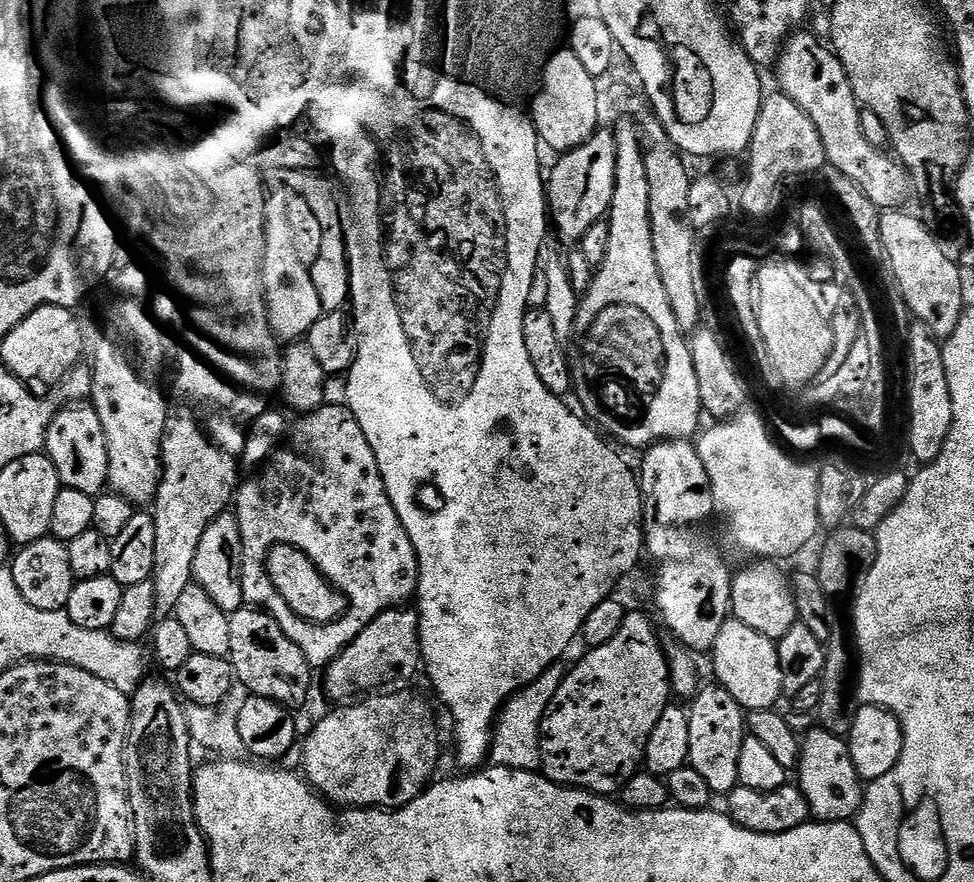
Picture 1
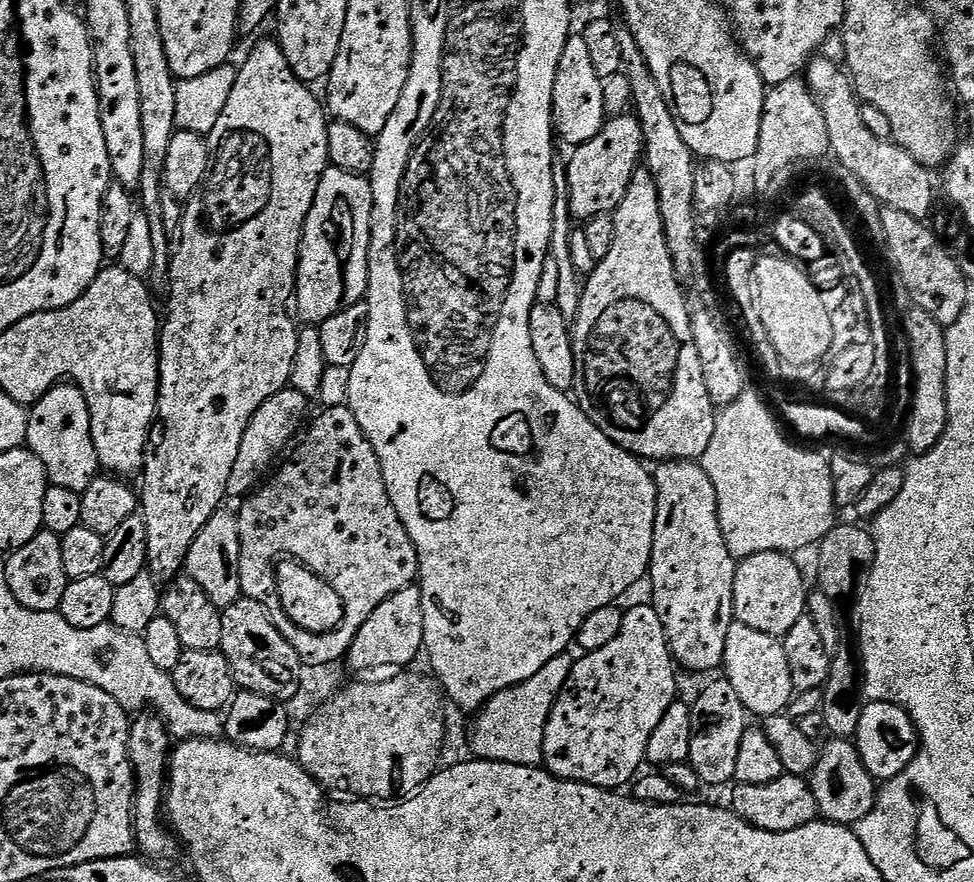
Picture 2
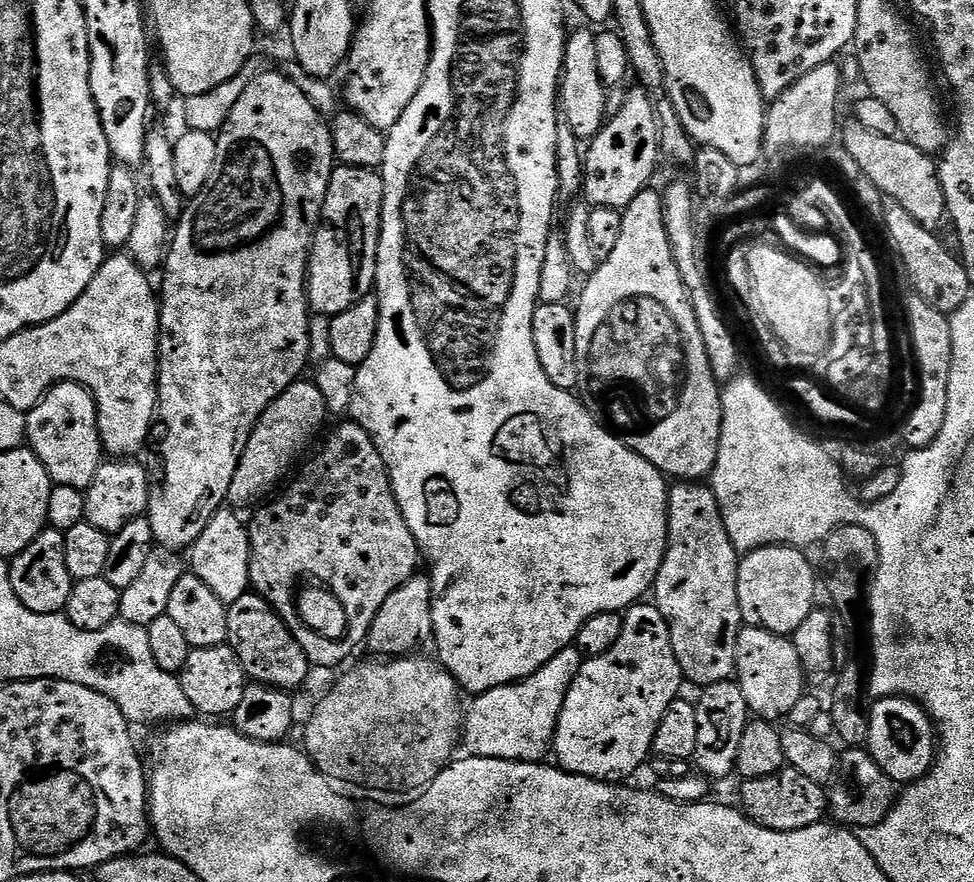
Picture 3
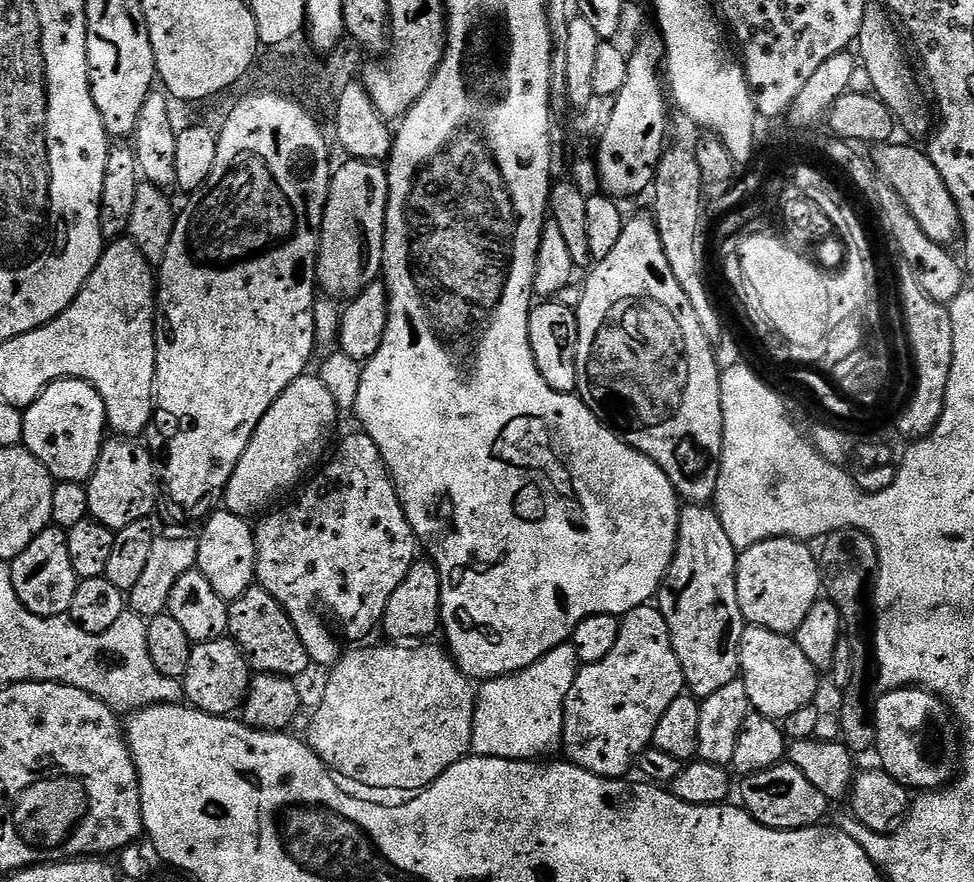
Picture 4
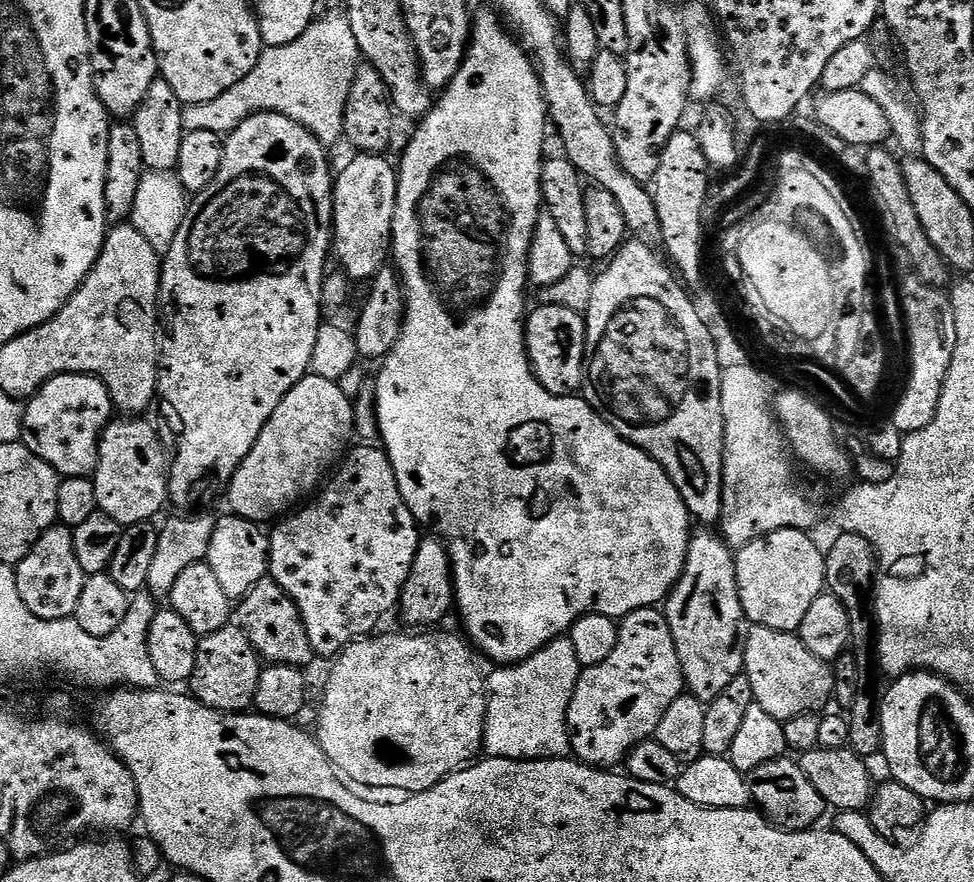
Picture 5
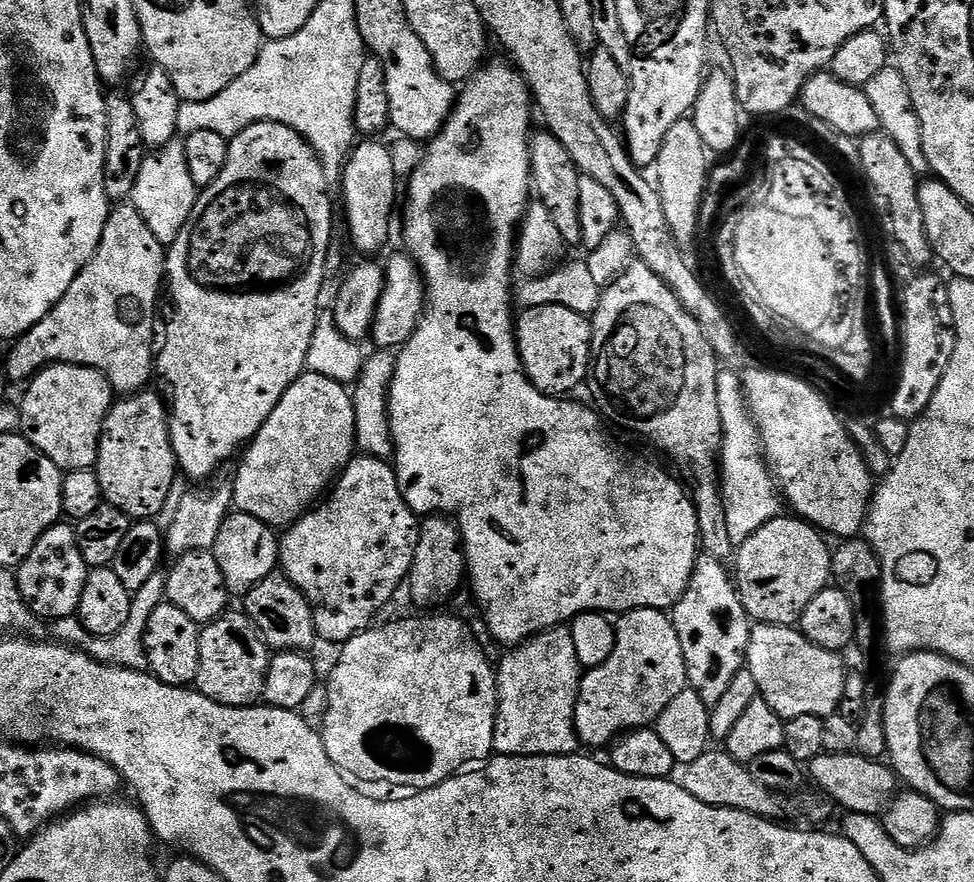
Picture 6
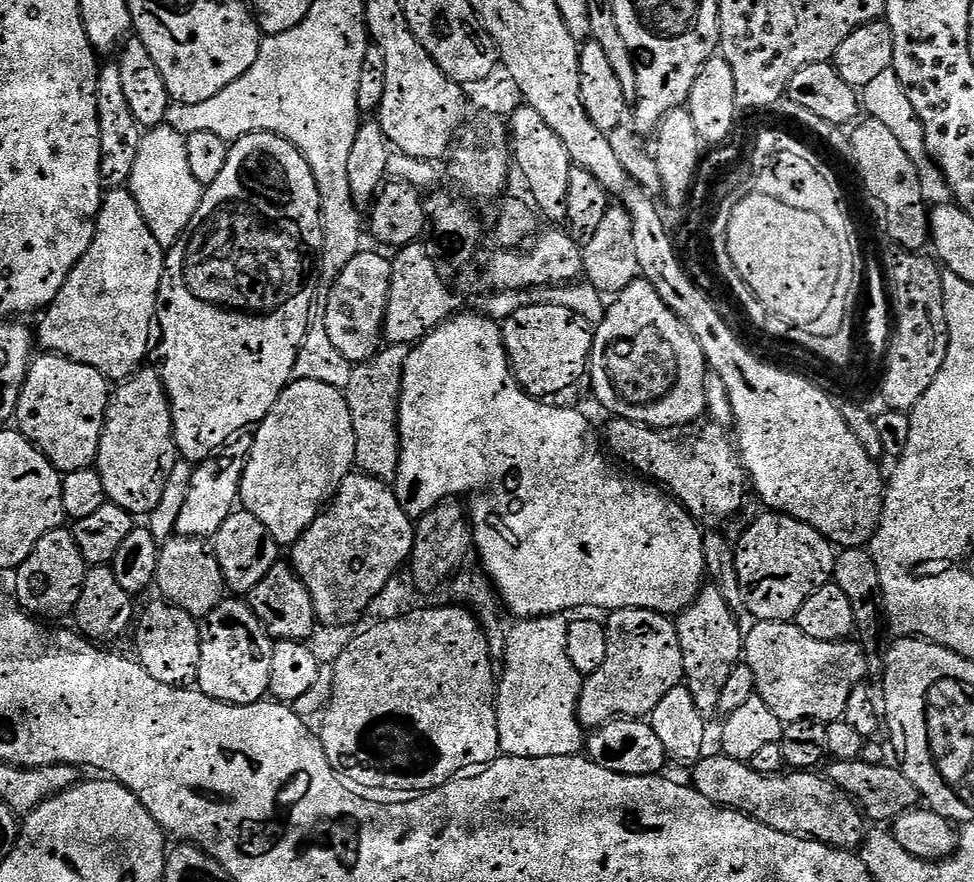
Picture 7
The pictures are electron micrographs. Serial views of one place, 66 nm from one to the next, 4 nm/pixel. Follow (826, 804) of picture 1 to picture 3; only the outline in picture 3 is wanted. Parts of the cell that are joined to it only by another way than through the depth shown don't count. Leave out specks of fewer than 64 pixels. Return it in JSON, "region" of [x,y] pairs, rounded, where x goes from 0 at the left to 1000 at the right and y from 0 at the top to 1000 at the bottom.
{"region":[[[875,846],[867,851],[871,853],[861,854],[858,878],[849,899],[853,929],[859,935],[870,937],[875,941],[901,937],[920,909],[921,890],[917,889],[916,883],[886,847]]]}

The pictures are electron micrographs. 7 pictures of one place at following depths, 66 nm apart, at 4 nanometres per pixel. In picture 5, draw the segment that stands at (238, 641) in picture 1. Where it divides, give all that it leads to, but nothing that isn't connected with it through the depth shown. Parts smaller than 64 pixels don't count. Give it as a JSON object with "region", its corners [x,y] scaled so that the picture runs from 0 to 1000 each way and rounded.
{"region":[[[278,655],[266,658],[240,689],[241,706],[257,723],[264,744],[275,753],[297,753],[311,759],[320,752],[322,740],[314,710],[308,700],[306,687]]]}

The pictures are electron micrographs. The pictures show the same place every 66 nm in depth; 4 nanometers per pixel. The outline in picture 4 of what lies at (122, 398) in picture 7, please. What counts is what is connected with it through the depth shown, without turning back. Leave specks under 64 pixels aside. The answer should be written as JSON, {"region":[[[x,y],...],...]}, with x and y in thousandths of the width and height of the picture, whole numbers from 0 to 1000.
{"region":[[[140,497],[108,498],[101,528],[88,545],[91,586],[105,592],[105,596],[117,604],[124,603],[138,592],[153,588],[157,584],[155,580],[162,576],[162,563],[166,558],[166,549],[162,543],[162,522],[144,501]]]}

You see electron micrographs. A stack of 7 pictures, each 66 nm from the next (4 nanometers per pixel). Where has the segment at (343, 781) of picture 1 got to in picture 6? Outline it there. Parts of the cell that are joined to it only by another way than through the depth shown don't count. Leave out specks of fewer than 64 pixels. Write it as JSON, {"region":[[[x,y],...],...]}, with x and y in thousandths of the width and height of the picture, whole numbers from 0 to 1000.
{"region":[[[427,696],[420,703],[407,703],[403,707],[394,707],[377,712],[367,721],[360,721],[352,727],[351,746],[347,746],[347,755],[335,769],[337,798],[333,802],[331,815],[333,825],[333,849],[339,864],[352,876],[354,881],[362,880],[366,884],[375,884],[378,889],[403,889],[407,893],[423,893],[419,896],[434,896],[448,893],[458,887],[463,880],[469,879],[482,868],[492,867],[506,856],[507,823],[509,822],[509,763],[507,753],[501,749],[499,740],[493,736],[491,727],[485,722],[485,717],[468,698],[448,698],[452,696]]]}

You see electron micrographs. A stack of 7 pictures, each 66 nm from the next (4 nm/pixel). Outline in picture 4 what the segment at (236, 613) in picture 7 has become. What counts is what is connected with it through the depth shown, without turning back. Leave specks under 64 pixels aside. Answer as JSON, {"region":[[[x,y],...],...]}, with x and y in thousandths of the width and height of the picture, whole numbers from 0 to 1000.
{"region":[[[231,723],[207,728],[198,734],[195,755],[191,755],[191,764],[187,768],[188,793],[204,807],[237,813],[249,804],[260,765],[251,738],[242,731],[241,726]]]}

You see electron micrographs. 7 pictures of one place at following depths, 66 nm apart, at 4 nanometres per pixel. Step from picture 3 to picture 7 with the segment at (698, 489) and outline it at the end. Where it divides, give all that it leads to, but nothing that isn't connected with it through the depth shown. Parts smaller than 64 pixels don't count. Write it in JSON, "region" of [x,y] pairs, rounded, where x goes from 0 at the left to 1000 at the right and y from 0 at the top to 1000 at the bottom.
{"region":[[[724,664],[720,667],[715,681],[703,694],[697,695],[693,704],[702,743],[702,771],[724,814],[731,814],[731,811],[739,807],[745,773],[749,773],[749,760],[754,760],[754,755],[762,748],[764,721],[762,712],[760,717],[756,709],[756,698],[757,695],[747,686],[745,678],[741,678],[736,667]]]}

